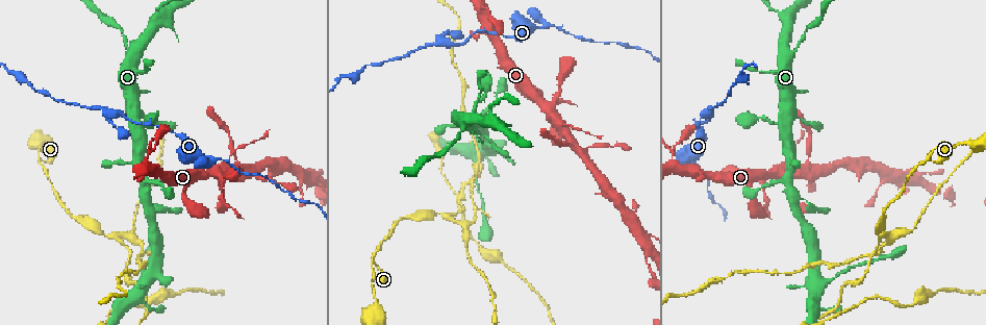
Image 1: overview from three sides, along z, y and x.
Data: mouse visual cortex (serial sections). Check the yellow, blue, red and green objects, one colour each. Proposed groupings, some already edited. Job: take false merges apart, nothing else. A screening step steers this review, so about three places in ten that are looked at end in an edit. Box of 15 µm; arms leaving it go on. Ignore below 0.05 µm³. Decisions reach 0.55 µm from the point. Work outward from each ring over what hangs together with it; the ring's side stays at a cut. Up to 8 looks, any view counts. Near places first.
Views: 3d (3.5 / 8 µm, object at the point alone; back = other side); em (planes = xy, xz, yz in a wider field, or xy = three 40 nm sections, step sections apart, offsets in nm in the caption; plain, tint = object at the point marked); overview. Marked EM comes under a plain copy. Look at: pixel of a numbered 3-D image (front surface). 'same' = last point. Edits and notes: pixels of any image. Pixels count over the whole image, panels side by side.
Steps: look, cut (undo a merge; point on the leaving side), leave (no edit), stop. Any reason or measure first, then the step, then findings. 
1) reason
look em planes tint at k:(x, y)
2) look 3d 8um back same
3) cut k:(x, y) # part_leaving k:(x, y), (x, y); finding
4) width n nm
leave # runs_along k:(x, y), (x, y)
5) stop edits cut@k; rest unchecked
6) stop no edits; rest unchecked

sharp bend
look 3d 8um at 1:(39, 159)

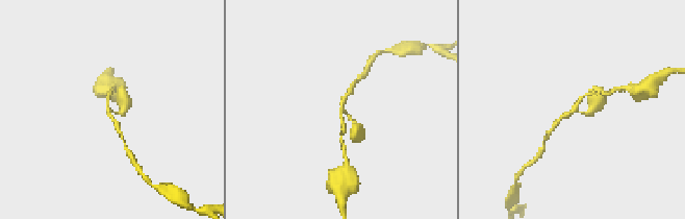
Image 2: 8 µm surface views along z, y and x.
arms 3; arm_widths 150, 200, 250 nm; now the EM
look em xy step 1 tint at 2:(110, 111)

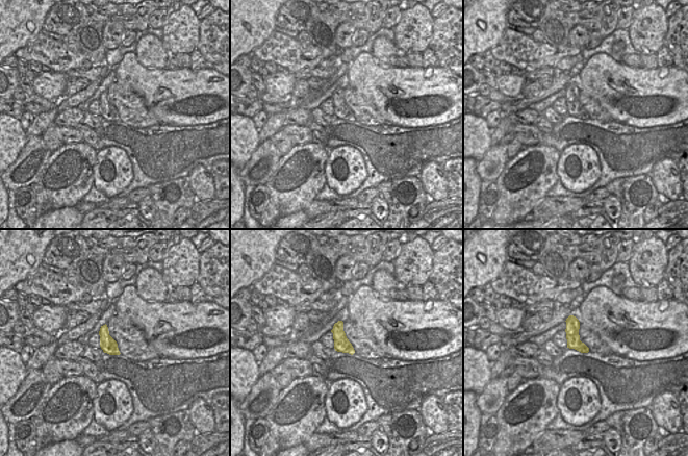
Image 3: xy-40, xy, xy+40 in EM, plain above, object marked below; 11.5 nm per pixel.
leave # runs_along 2:(358, 130), (343, 110), (352, 88); all the same cell

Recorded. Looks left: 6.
narrows sharply
look 3d 3.5um at 1:(101, 234)

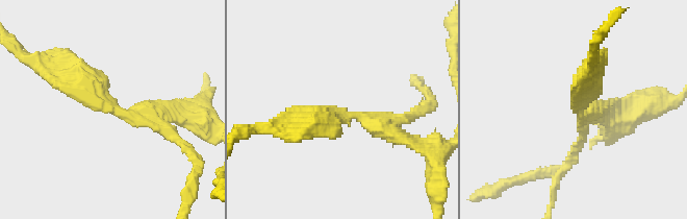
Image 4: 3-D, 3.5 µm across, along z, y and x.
arm_widths 250, 400 nm
look em xy step 5 tint at 4:(351, 116)

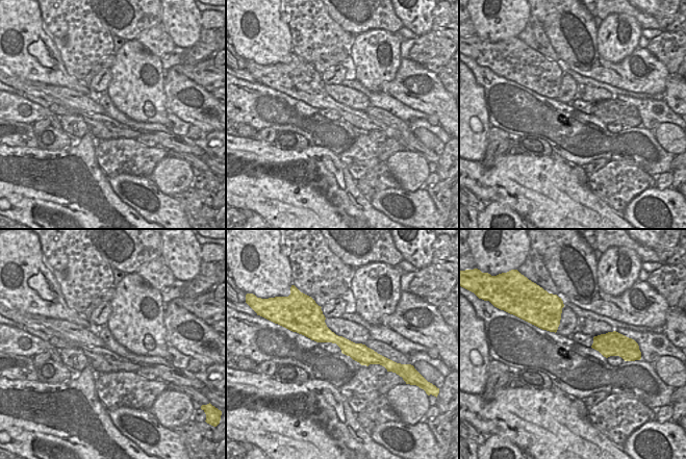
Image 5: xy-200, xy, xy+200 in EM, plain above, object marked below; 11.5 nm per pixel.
another direction
look em xy step 2 tint same

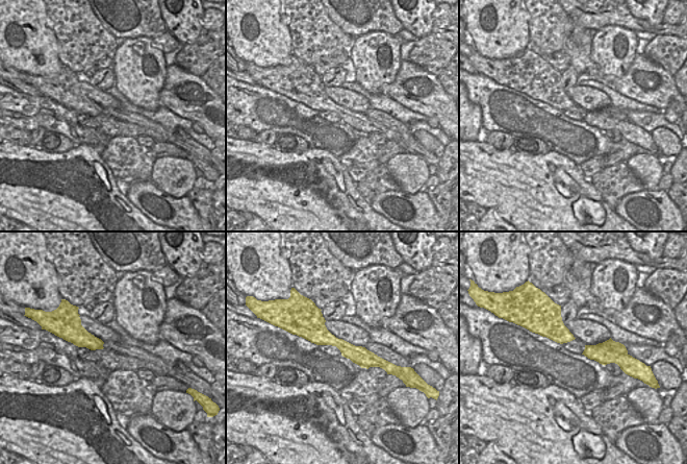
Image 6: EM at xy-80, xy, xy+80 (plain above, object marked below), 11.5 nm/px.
cut 4:(199, 126) # part_leaving 4:(142, 112), (177, 112), (209, 127); two cells meet here

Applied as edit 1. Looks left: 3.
arms part here
look 3d 3.5um at 1:(791, 52)

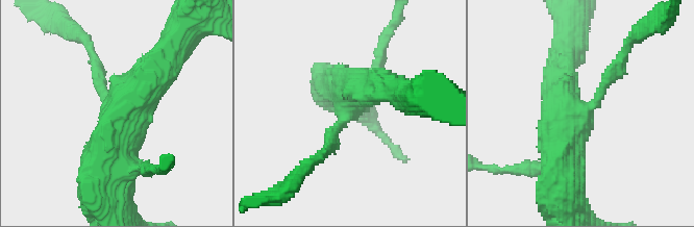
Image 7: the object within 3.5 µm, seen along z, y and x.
leave # runs_along 7:(104, 184), (124, 107), (158, 66); all the same cell

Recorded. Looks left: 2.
stop edits cut@4; rest unchecked

